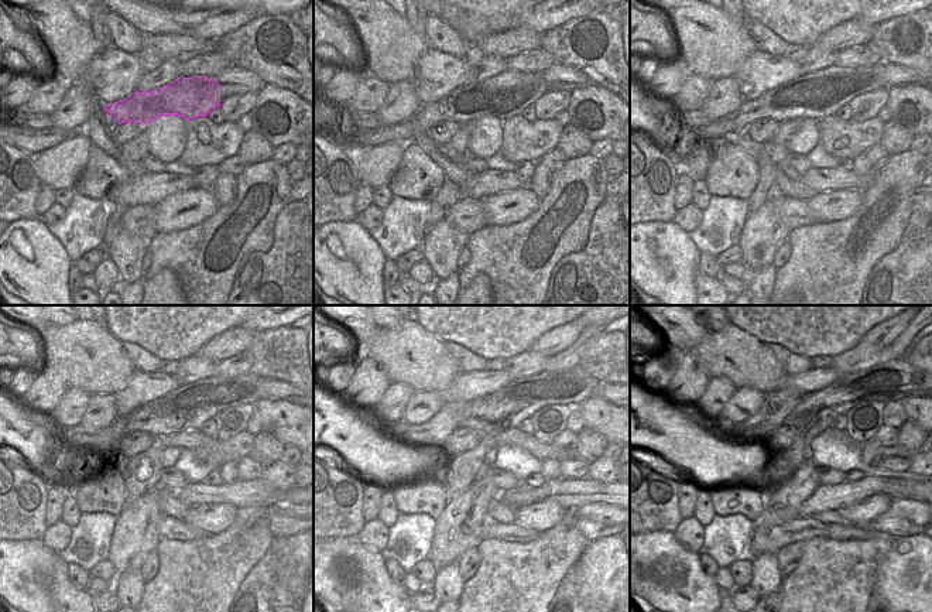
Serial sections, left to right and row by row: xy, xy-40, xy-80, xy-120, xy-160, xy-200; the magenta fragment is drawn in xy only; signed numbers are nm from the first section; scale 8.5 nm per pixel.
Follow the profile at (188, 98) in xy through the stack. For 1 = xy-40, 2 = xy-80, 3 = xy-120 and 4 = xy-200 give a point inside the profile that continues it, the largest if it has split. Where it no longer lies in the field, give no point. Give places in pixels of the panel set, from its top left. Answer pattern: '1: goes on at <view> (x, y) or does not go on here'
1: goes on at xy-40 (509, 93)
2: goes on at xy-80 (816, 95)
3: goes on at xy-120 (188, 407)
4: goes on at xy-200 (894, 380)

